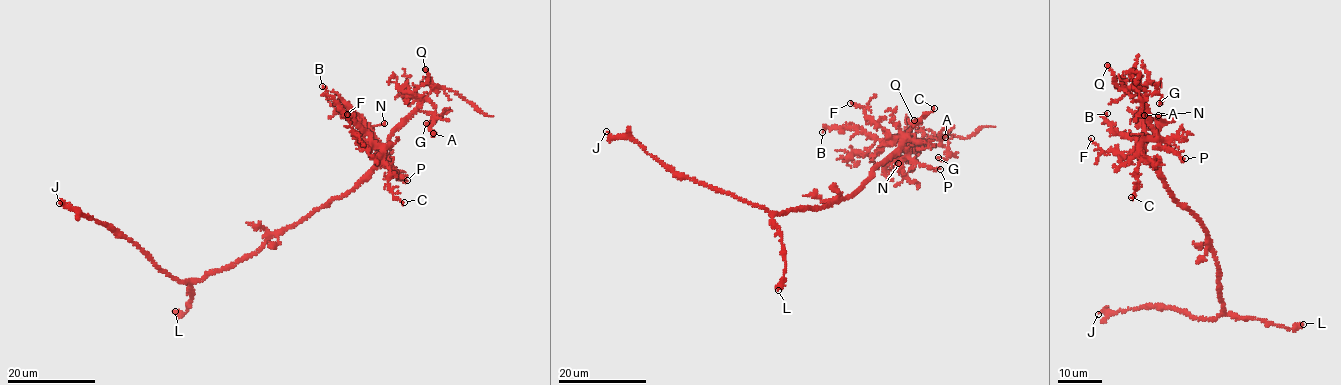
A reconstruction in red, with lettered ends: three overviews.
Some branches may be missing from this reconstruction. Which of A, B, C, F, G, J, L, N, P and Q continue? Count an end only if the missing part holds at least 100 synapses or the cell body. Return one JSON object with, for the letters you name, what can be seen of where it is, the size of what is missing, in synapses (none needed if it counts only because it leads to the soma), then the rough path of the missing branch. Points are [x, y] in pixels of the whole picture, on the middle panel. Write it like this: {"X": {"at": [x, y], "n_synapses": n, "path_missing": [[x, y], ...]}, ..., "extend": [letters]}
{"extend": []}

